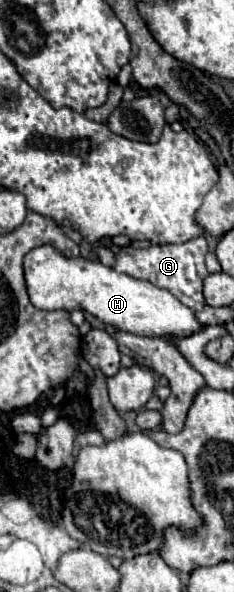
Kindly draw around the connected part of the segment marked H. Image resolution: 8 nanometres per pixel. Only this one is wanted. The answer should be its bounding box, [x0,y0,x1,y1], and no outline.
[24,244,202,338]

